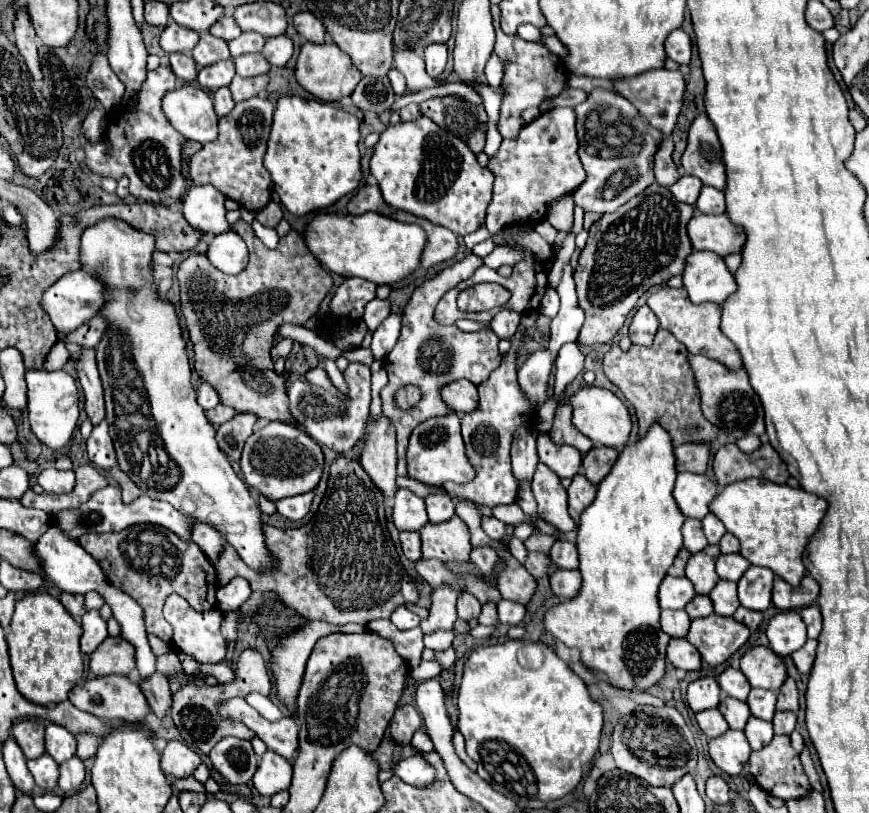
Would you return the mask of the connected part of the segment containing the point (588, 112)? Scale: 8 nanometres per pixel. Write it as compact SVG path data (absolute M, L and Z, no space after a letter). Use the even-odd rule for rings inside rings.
M596 88L574 108L580 140L580 160L586 170L586 182L572 194L574 204L586 212L616 212L630 198L638 196L654 182L654 154L662 142L660 130L652 128L642 114L620 94Z

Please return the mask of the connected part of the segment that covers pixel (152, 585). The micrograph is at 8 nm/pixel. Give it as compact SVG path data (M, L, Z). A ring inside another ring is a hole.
M140 524L120 532L108 534L84 534L78 538L84 550L102 566L108 580L130 594L144 608L146 630L156 634L160 640L172 640L172 626L162 618L164 600L176 592L188 600L194 610L210 610L216 606L216 570L212 562L194 542L184 542L176 538L168 528Z

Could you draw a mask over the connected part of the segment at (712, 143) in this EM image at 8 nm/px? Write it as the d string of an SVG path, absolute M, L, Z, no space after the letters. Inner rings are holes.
M706 114L694 118L688 136L688 148L682 154L682 168L686 174L696 176L702 184L724 190L726 166L722 160L722 146L714 124Z

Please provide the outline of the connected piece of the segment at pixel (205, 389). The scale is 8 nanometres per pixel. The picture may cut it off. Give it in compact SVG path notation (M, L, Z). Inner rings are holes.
M202 382L198 388L198 396L196 402L204 408L204 410L212 410L220 404L220 396L216 394L216 390L212 390L212 386L208 382Z

